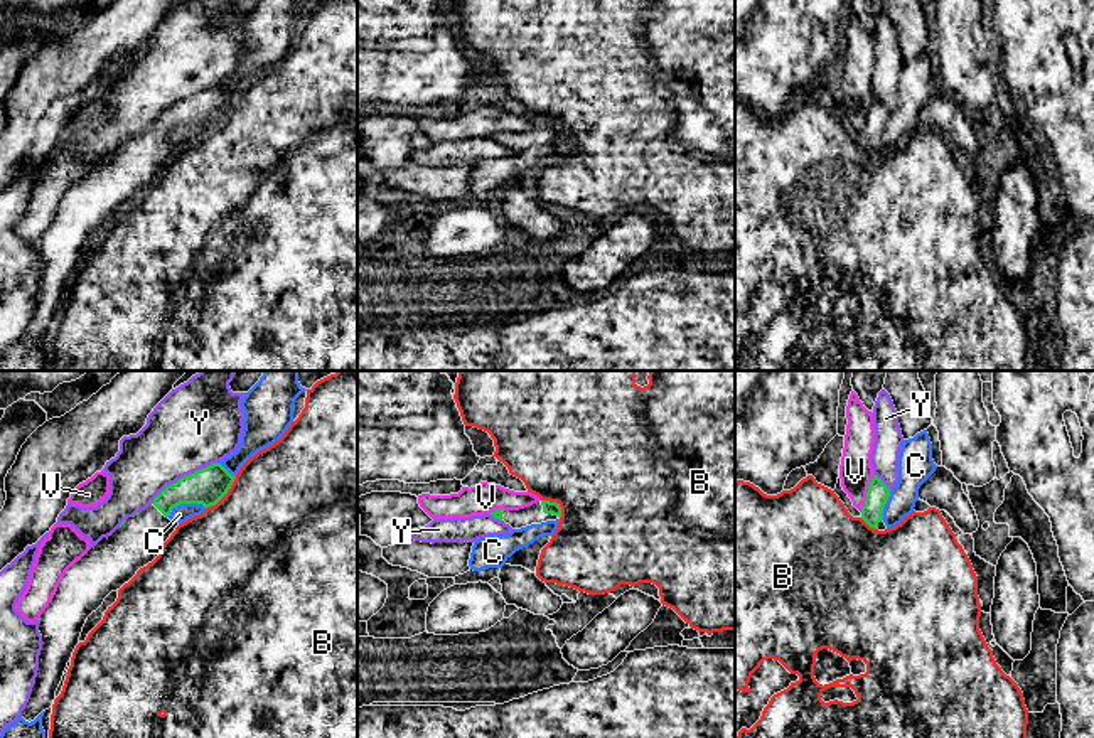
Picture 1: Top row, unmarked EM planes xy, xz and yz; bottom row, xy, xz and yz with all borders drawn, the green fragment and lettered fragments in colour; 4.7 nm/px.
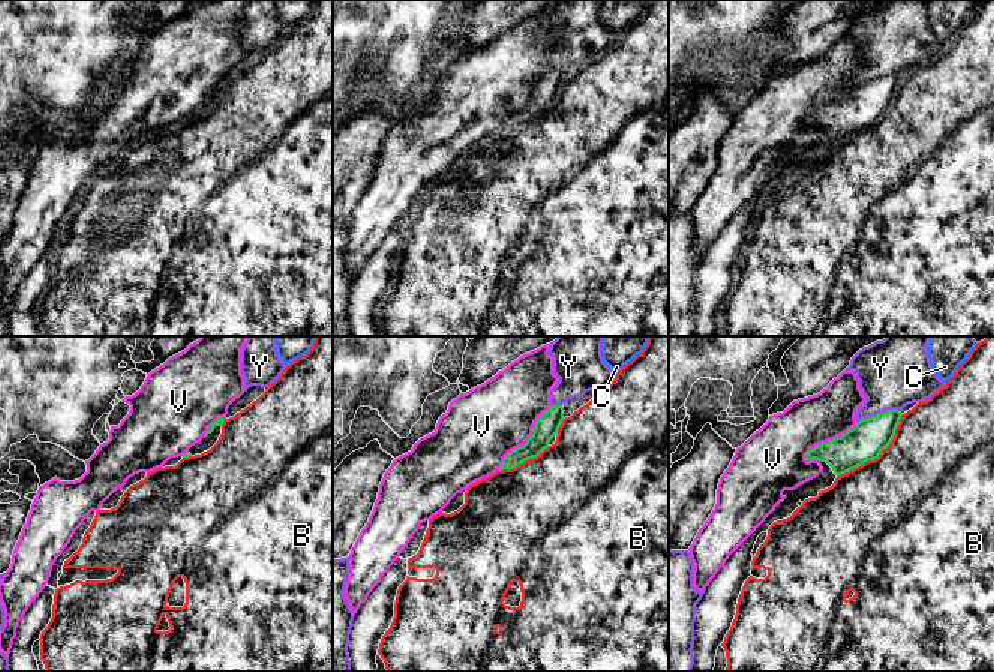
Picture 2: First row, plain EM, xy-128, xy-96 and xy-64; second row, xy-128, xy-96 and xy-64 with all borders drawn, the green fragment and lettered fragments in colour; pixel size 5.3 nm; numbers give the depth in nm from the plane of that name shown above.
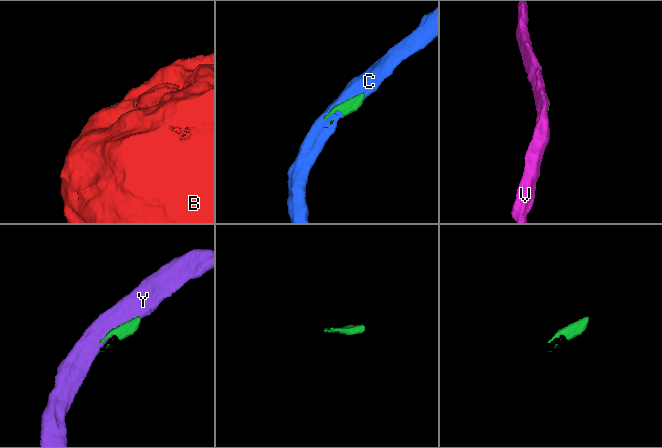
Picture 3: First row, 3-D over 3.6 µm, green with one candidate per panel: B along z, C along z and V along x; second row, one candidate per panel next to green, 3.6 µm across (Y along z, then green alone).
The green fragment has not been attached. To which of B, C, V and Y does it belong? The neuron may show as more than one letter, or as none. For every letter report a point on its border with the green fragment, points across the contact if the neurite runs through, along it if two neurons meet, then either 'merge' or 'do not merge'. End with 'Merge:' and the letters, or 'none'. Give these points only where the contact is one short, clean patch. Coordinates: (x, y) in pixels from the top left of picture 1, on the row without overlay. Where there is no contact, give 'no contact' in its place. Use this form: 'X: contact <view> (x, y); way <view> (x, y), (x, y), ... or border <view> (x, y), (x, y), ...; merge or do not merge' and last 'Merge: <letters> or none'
B: contact xy (223, 118); border xy (236, 100), (231, 110), (206, 132); do not merge
C: contact xy (186, 125); border xy (206, 130), (201, 127), (181, 127), (167, 139); do not merge
V: contact yz (867, 117); do not merge
Y: contact xy (182, 100); do not merge
Merge: none

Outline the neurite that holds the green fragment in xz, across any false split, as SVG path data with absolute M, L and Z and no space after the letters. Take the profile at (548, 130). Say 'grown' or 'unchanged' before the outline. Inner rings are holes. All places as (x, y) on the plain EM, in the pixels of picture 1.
grown; M539 123L529 130L519 133L497 131L491 135L499 143L504 143L512 152L521 152L531 147L541 147L546 143L556 143L561 140L561 130L556 125Z

